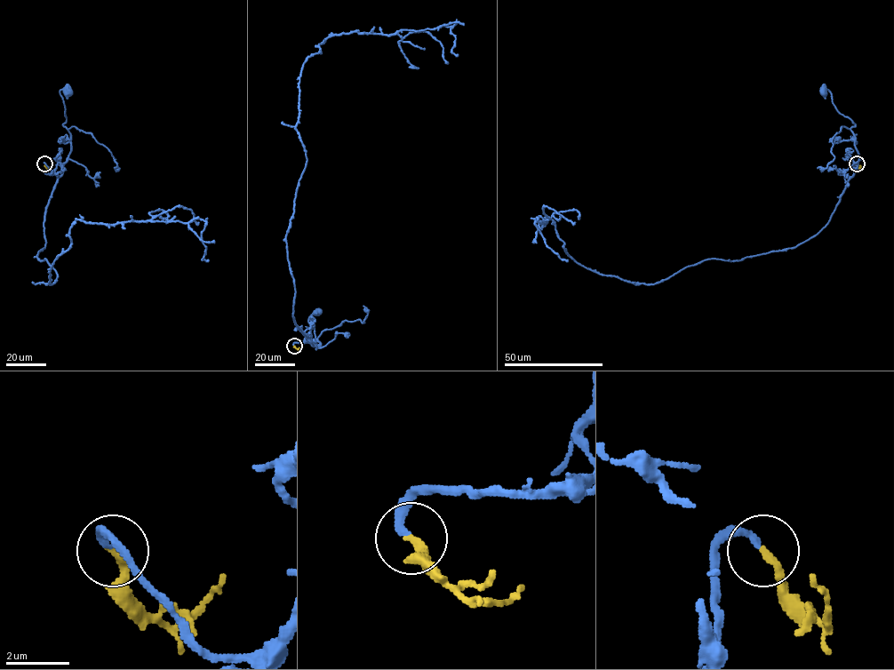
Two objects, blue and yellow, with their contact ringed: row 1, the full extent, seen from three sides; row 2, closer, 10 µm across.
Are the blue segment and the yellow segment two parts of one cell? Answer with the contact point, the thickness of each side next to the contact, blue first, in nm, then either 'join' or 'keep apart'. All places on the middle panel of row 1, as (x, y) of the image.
at (294, 346); 240 nm thick on the blue side, 280 nm on the other; join

